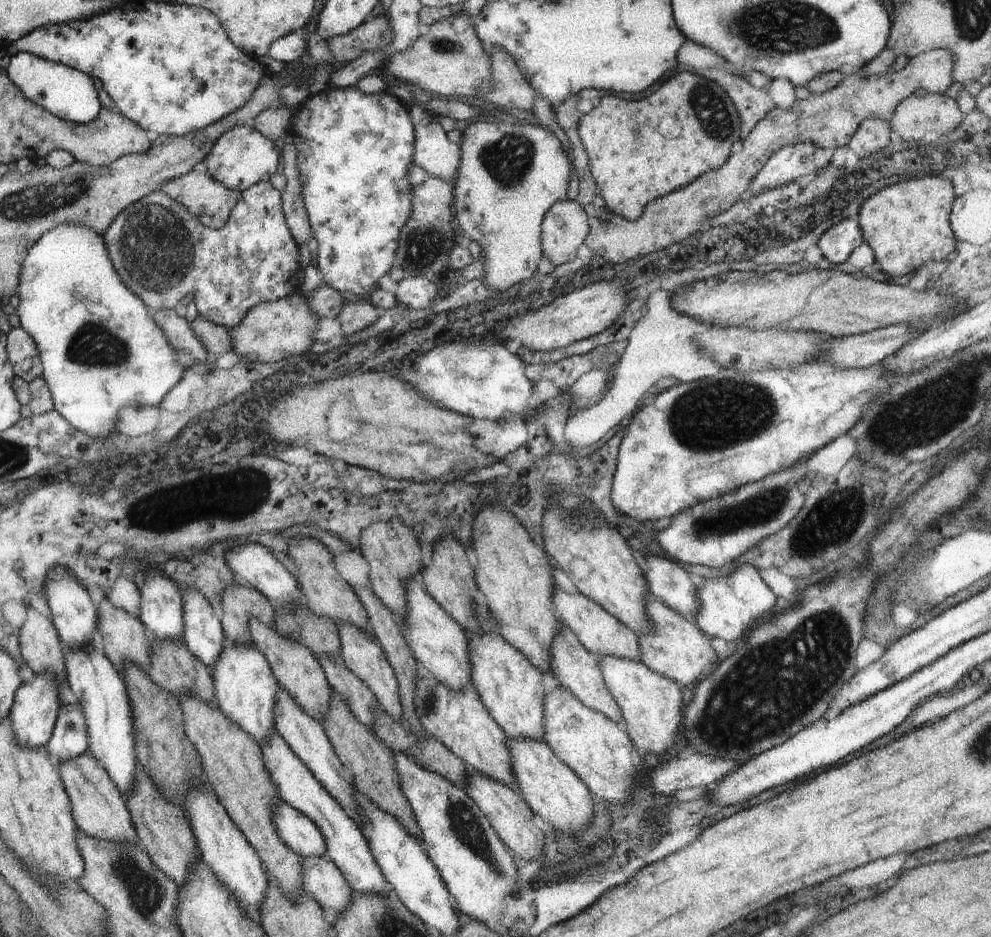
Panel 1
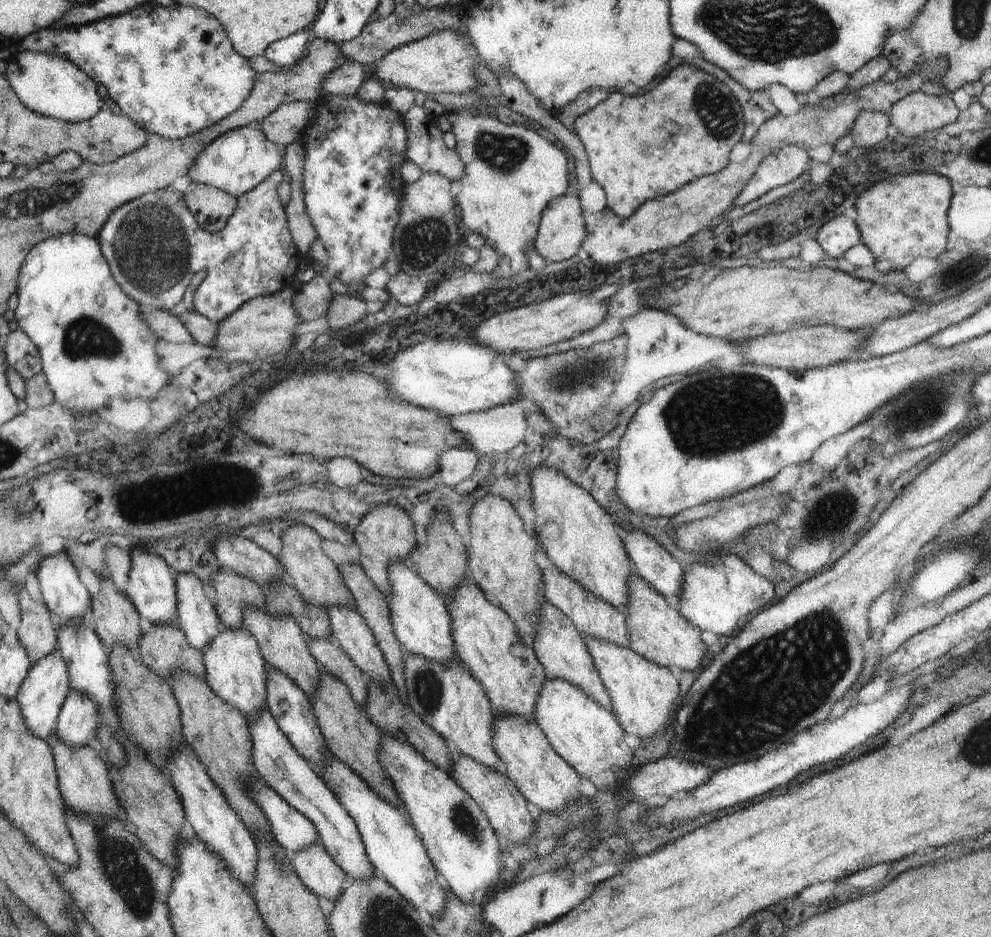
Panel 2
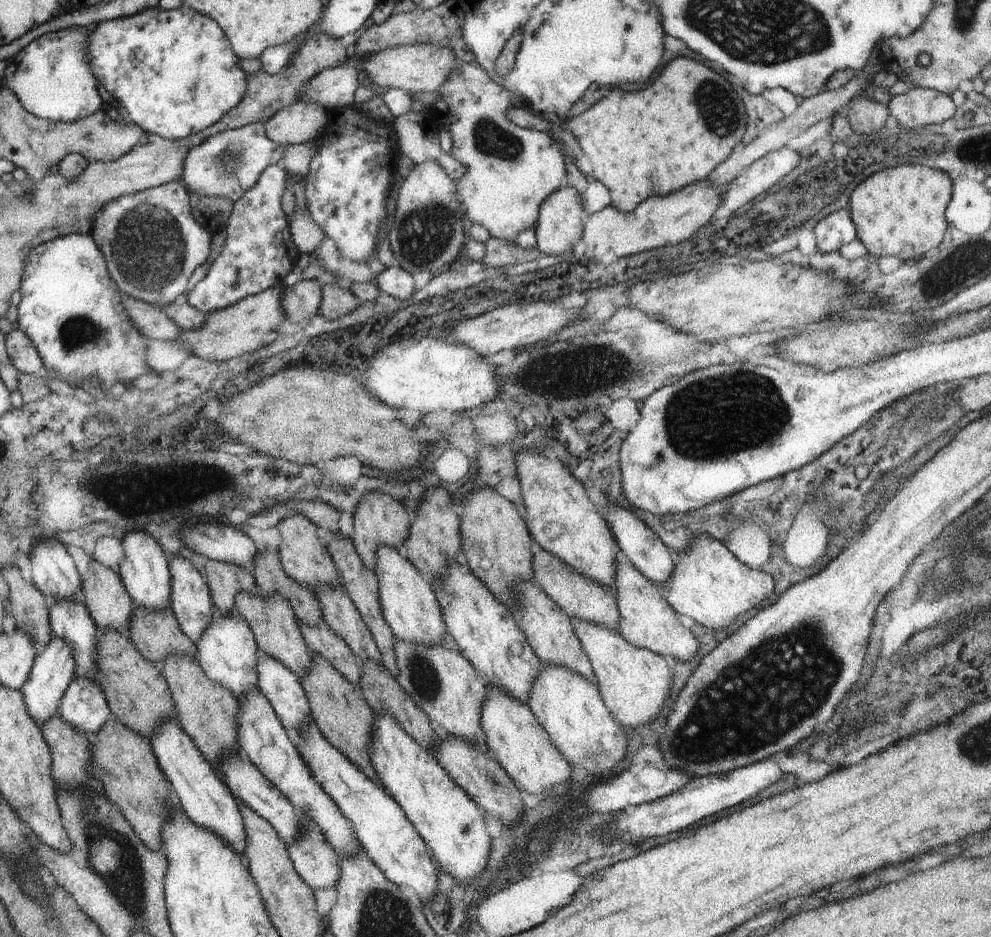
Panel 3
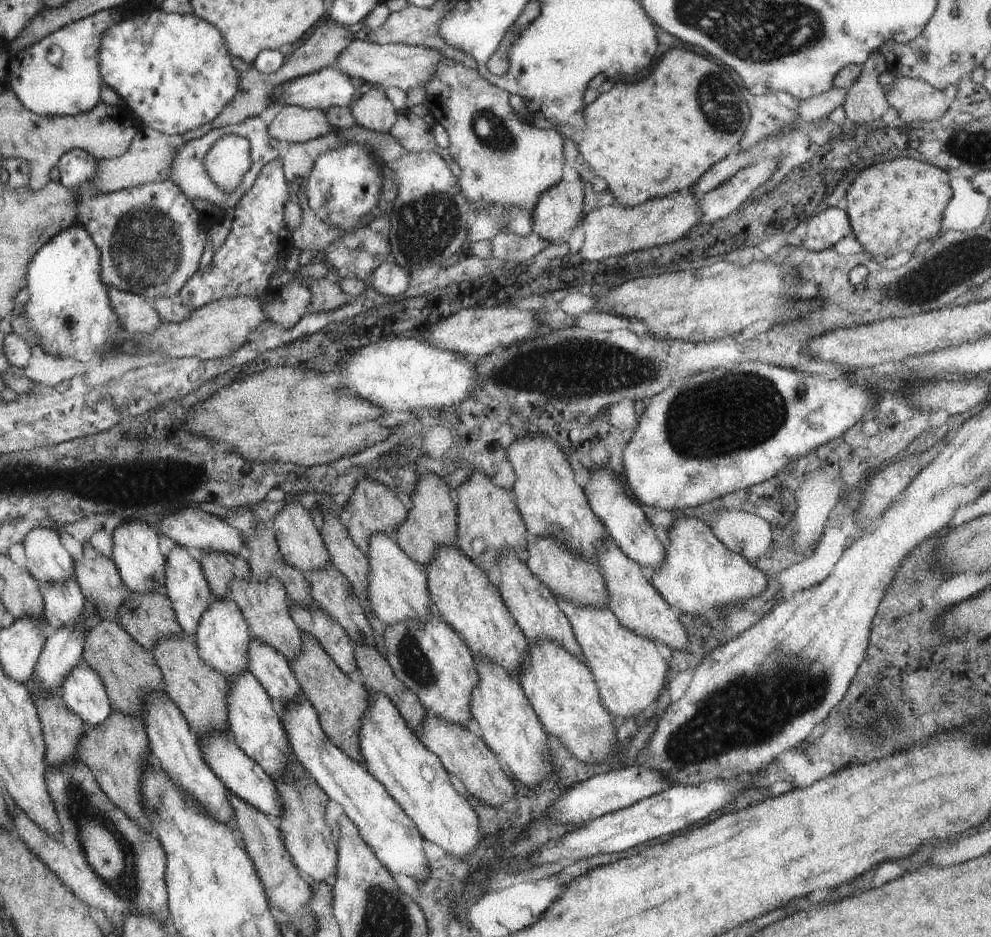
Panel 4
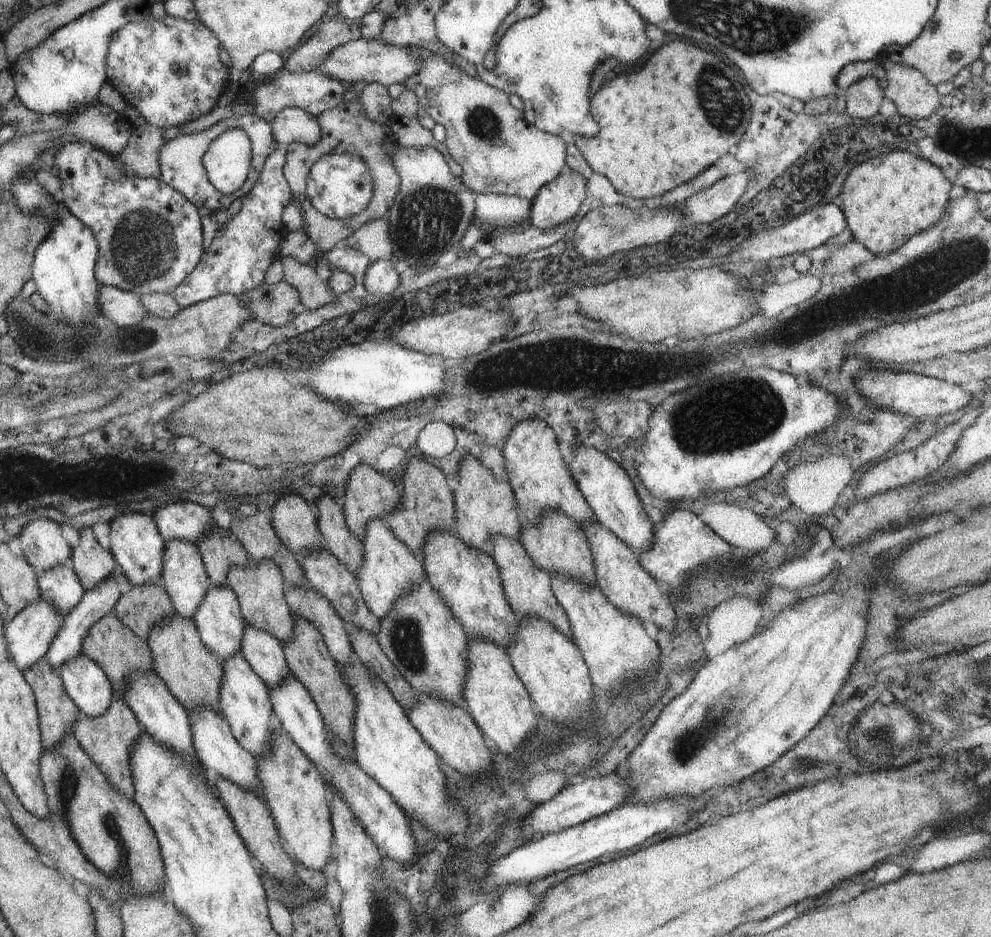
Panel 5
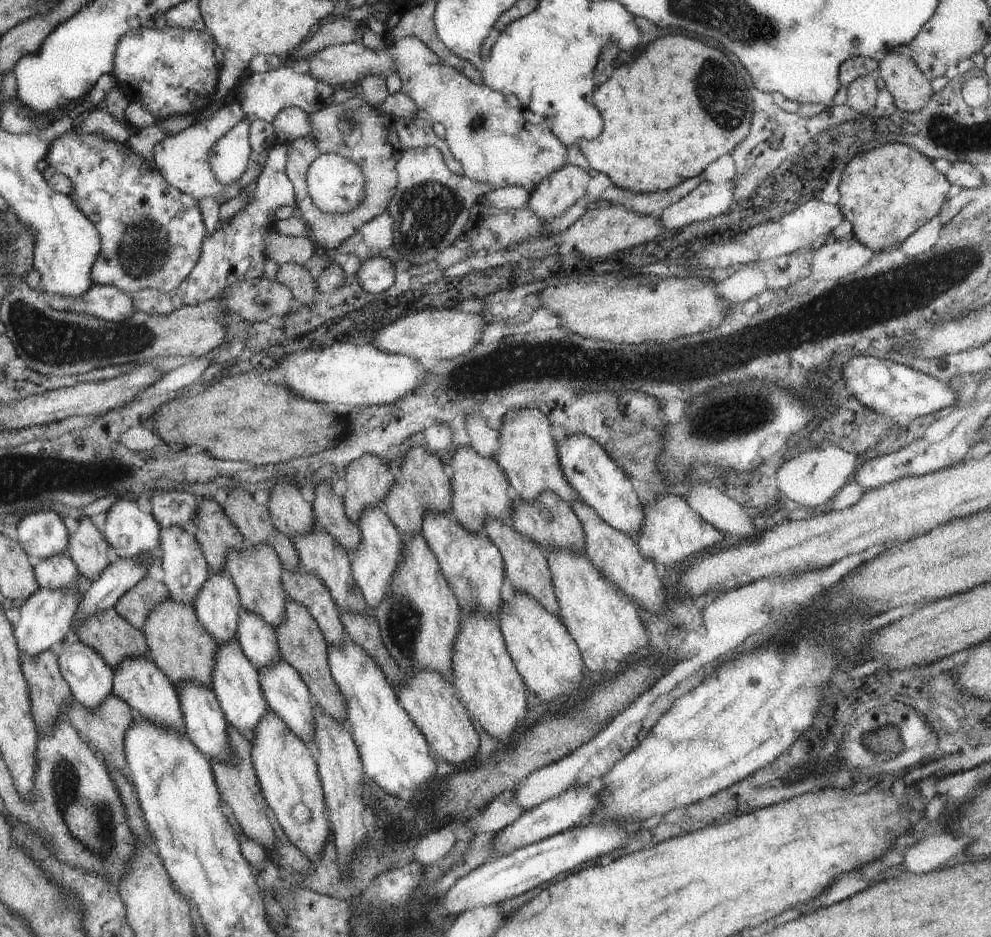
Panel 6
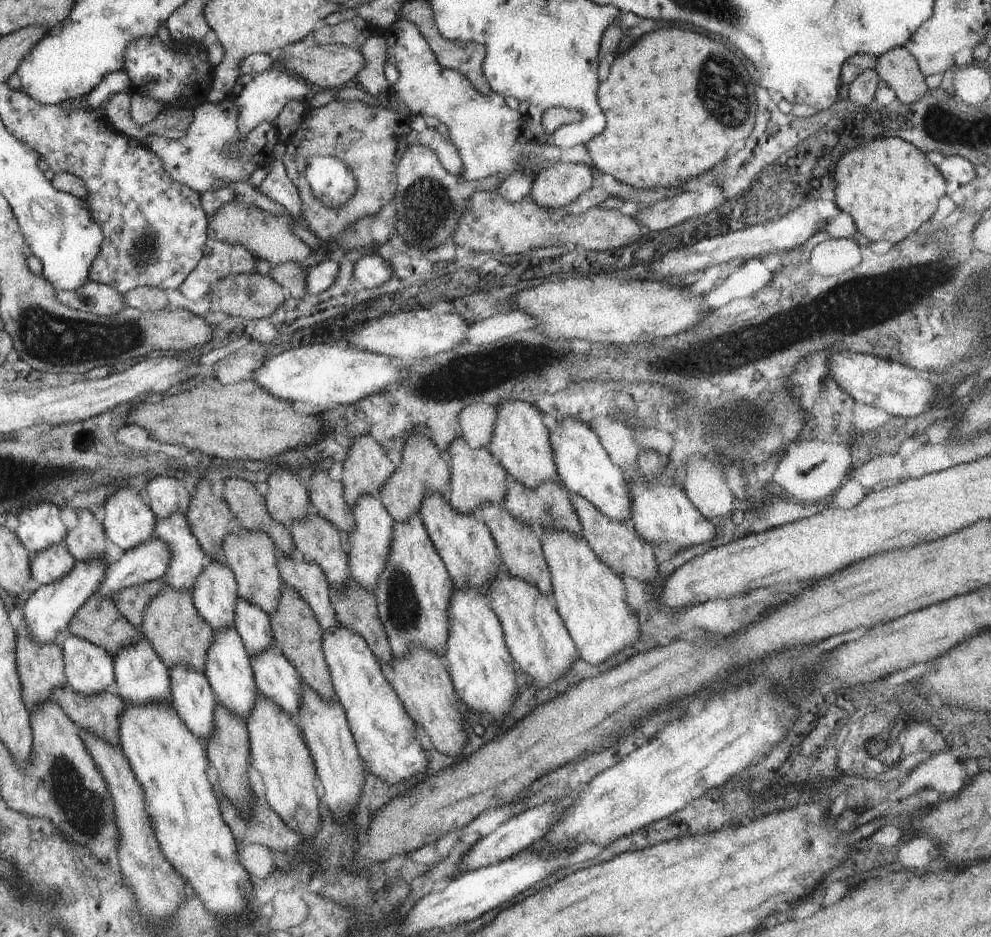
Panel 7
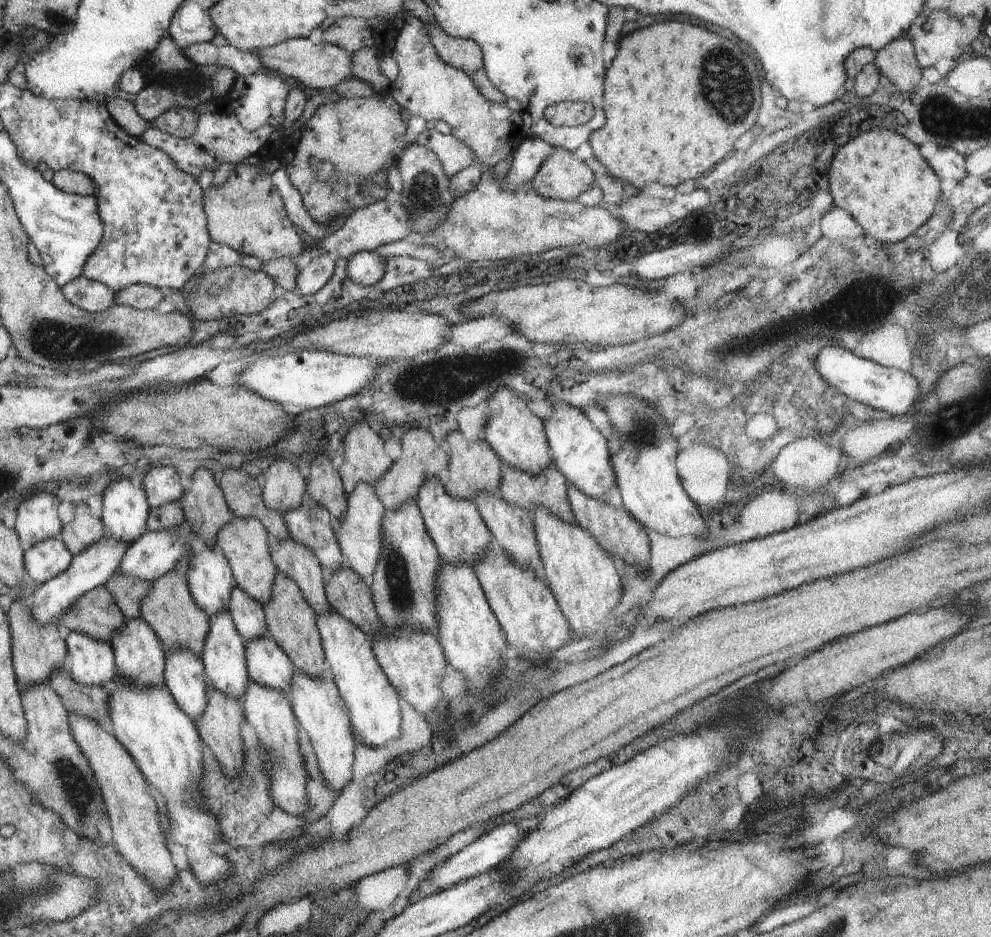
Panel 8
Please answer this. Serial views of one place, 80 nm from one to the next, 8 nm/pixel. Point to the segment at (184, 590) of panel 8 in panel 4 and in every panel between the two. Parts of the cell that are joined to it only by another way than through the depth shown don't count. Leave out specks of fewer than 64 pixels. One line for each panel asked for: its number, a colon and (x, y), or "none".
4: (199, 691)
5: (192, 673)
6: (178, 643)
7: (178, 633)

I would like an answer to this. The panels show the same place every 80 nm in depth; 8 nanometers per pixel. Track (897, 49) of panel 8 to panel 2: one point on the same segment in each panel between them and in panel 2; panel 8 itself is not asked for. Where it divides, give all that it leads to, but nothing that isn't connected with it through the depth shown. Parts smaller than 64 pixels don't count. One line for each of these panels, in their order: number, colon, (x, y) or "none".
2: (917, 113)
3: (921, 106)
4: (915, 100)
5: (914, 97)
6: (911, 90)
7: (898, 68)

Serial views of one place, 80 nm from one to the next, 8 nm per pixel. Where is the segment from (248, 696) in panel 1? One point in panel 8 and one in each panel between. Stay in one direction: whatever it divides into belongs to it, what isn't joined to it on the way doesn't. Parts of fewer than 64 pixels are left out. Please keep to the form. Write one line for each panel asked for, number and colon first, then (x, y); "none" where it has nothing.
2: (234, 666)
3: (227, 652)
4: (222, 637)
5: (218, 619)
6: (217, 604)
7: (214, 592)
8: (210, 579)

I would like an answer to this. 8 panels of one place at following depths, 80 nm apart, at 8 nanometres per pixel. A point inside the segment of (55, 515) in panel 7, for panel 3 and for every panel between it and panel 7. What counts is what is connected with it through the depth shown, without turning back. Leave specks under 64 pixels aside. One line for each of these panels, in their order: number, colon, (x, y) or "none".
3: (54, 574)
4: (48, 561)
5: (43, 546)
6: (42, 534)

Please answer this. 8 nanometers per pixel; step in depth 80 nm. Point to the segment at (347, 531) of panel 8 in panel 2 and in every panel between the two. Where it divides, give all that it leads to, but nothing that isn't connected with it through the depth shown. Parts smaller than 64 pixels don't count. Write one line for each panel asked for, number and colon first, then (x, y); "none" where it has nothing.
2: (421, 622)
3: (409, 605)
4: (397, 590)
5: (389, 569)
6: (375, 557)
7: (367, 545)

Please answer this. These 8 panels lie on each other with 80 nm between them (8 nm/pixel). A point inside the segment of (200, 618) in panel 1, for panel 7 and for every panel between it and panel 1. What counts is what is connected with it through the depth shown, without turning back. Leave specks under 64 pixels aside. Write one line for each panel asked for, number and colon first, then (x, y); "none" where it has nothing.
2: (196, 615)
3: (190, 599)
4: (186, 586)
5: (186, 581)
6: (185, 569)
7: (188, 559)

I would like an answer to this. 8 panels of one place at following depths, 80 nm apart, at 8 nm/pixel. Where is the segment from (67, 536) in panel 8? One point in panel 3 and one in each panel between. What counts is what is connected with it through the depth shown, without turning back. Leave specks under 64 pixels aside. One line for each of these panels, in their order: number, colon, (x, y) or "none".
3: (107, 601)
4: (99, 579)
5: (92, 563)
6: (87, 547)
7: (87, 540)

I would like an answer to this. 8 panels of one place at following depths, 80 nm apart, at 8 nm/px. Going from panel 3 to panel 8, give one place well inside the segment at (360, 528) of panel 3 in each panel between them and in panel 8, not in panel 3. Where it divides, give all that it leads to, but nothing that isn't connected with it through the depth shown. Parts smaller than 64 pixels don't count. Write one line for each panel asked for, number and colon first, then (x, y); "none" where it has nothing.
4: (374, 507)
5: (369, 494)
6: (368, 478)
7: (366, 468)
8: (364, 458)

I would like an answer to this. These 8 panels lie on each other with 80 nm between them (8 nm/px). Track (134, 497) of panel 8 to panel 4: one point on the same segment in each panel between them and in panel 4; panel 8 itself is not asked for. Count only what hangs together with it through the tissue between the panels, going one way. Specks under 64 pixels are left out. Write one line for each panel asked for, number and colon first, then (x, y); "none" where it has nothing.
4: (137, 554)
5: (136, 544)
6: (134, 533)
7: (128, 521)

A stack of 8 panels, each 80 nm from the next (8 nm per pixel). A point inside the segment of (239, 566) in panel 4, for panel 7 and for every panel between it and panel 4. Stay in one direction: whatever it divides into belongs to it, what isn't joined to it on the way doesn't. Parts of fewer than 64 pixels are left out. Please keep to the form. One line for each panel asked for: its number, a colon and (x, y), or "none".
5: (219, 551)
6: (216, 533)
7: (210, 519)

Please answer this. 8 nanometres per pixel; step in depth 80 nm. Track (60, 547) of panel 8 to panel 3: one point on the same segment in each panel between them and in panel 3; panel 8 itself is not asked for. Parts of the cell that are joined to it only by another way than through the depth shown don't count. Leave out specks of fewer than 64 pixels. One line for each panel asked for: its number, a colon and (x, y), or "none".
3: (70, 620)
4: (64, 602)
5: (60, 585)
6: (59, 571)
7: (52, 563)

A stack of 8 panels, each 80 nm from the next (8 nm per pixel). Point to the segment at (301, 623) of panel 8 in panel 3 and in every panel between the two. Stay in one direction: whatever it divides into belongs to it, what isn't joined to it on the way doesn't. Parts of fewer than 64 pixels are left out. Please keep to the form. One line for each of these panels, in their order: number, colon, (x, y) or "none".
3: (344, 718)
4: (340, 702)
5: (309, 660)
6: (301, 643)
7: (297, 634)

